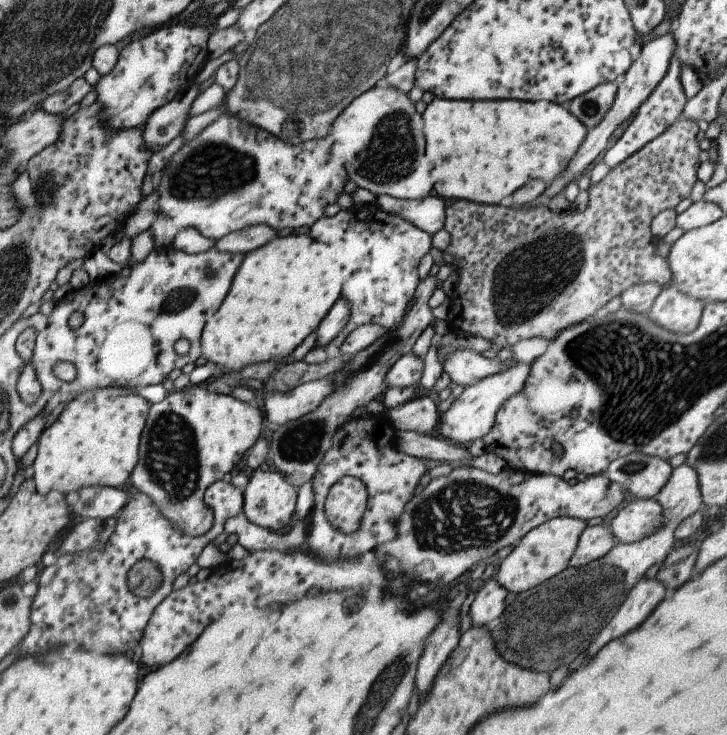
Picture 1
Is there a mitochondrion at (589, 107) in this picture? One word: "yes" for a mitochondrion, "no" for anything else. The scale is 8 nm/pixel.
yes

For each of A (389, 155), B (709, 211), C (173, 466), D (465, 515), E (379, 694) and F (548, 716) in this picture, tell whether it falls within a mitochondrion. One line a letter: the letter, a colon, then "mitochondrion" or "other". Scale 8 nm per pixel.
A: mitochondrion
B: other
C: mitochondrion
D: mitochondrion
E: mitochondrion
F: other

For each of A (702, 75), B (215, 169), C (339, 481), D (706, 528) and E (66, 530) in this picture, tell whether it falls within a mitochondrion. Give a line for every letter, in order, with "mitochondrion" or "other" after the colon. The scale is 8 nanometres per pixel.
A: other
B: mitochondrion
C: other
D: other
E: other

